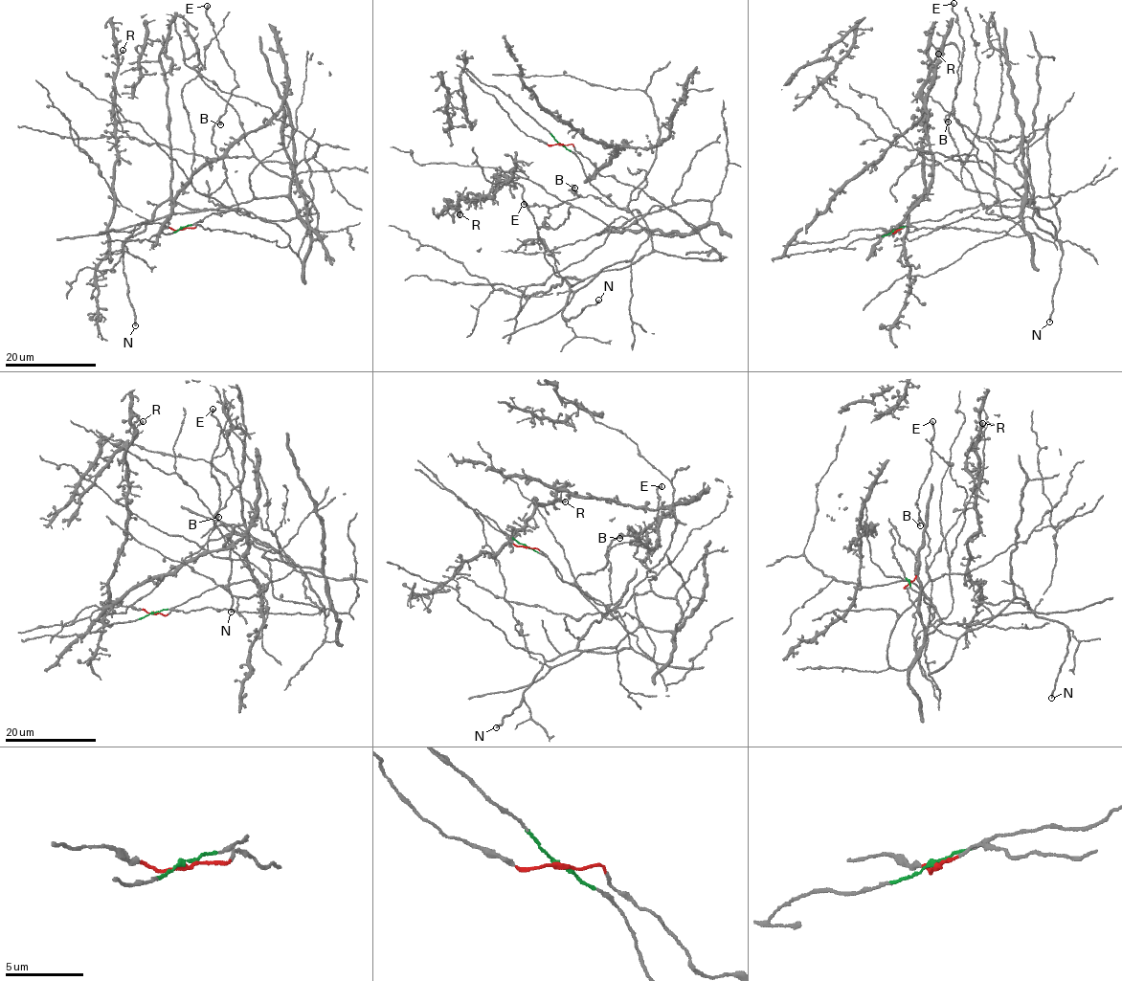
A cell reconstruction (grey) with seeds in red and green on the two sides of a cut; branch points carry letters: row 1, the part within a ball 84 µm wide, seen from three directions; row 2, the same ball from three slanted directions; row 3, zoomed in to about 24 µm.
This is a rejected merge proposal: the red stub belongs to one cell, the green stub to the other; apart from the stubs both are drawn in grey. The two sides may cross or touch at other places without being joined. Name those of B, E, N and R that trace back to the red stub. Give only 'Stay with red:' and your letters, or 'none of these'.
Stay with red: none of these

